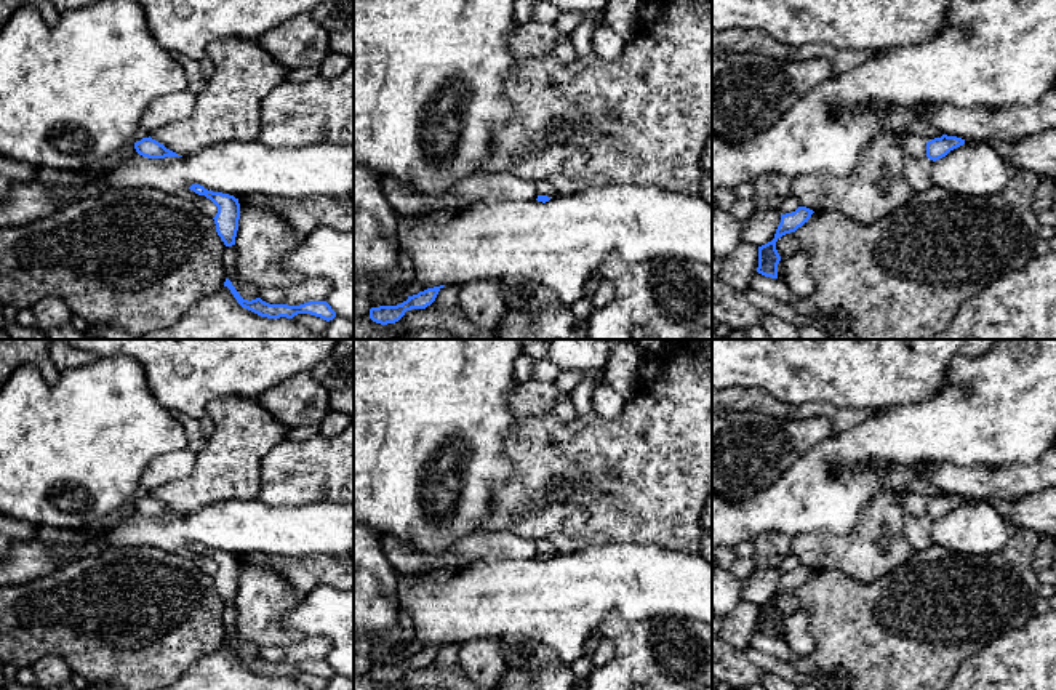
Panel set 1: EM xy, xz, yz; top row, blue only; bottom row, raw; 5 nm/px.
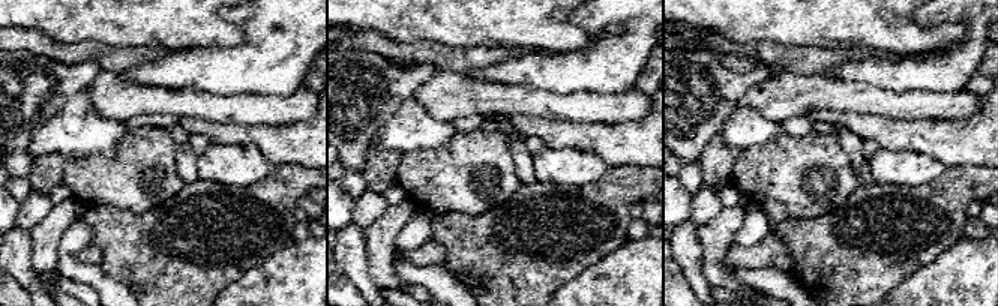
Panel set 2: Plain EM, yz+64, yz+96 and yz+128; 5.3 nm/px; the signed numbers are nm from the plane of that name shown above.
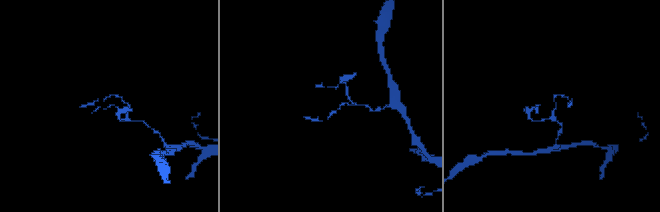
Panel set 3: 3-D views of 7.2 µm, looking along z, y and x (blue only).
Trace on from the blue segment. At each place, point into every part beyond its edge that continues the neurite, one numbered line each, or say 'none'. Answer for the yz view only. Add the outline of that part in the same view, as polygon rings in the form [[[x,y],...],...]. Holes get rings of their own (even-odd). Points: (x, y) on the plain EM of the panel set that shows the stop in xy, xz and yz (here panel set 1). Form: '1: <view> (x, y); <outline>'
none

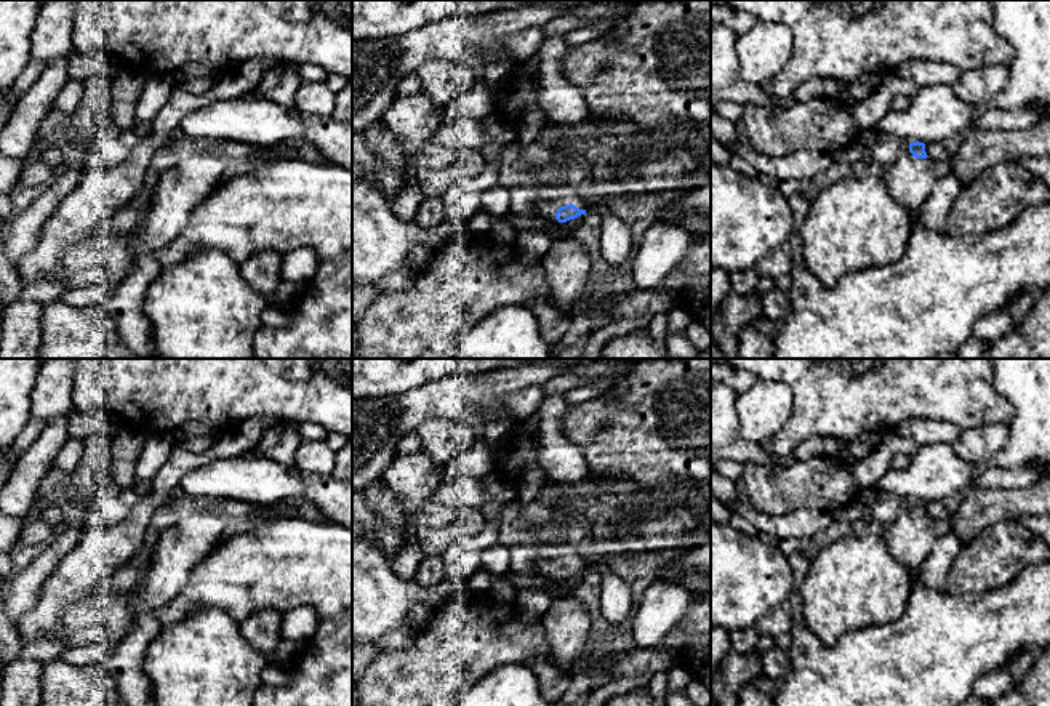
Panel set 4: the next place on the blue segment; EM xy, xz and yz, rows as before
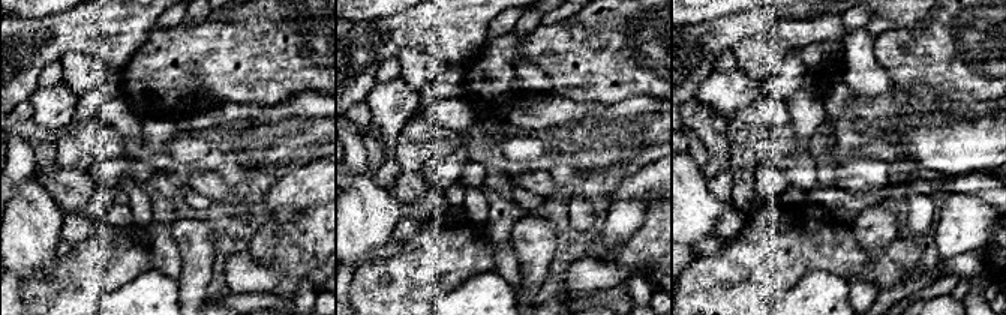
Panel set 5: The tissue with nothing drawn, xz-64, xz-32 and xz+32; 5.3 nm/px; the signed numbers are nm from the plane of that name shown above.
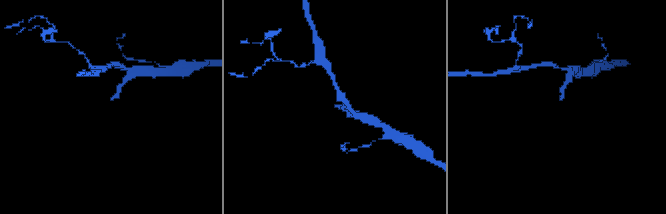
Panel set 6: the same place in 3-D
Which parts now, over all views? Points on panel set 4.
1: xz (546, 559); [[[525,540],[530,548],[530,562],[538,576],[557,580],[555,572],[560,565],[573,562],[579,568],[586,568],[584,559],[578,548],[565,544],[538,544]]]

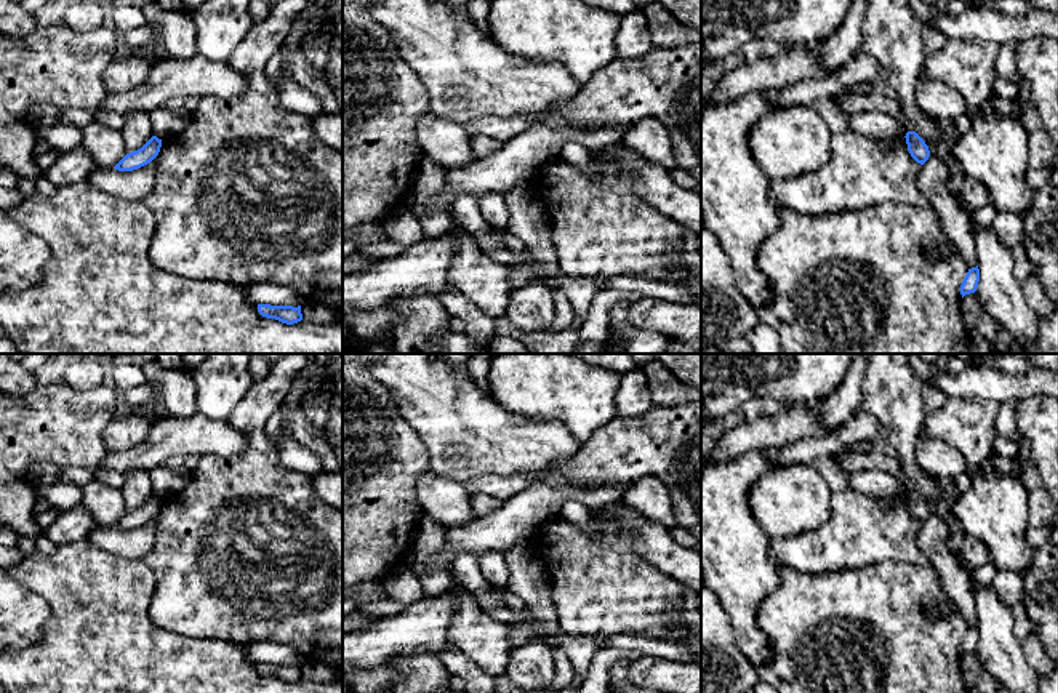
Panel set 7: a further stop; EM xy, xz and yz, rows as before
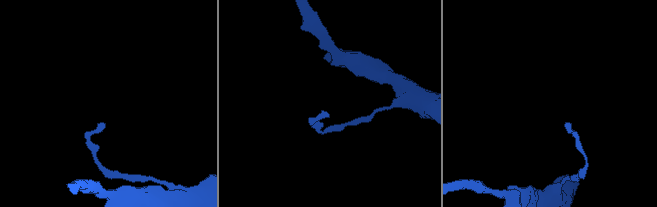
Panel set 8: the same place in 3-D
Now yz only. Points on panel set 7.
none

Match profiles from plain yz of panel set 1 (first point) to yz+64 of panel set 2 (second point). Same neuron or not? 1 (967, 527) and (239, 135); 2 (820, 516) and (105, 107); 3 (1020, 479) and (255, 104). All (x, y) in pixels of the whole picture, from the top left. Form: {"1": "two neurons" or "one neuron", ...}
{"1": "two neurons", "2": "two neurons", "3": "one neuron"}

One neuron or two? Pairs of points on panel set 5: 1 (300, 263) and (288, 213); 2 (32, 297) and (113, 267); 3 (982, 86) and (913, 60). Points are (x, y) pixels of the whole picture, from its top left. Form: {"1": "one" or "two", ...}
{"1": "two", "2": "one", "3": "one"}

